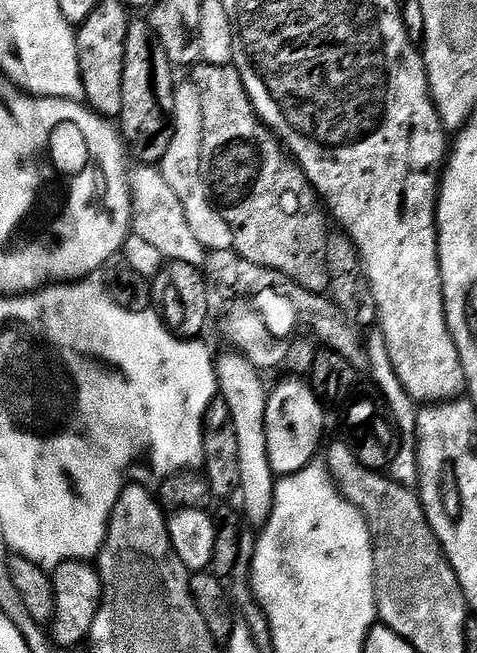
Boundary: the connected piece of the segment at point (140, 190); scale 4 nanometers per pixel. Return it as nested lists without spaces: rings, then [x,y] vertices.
[[[140,166],[136,176],[131,177],[132,198],[134,201],[134,232],[140,235],[148,244],[161,248],[168,258],[185,260],[188,264],[203,265],[206,260],[206,249],[196,248],[196,240],[192,235],[196,229],[188,222],[184,213],[184,202],[180,195],[170,186],[163,171],[156,166]]]

